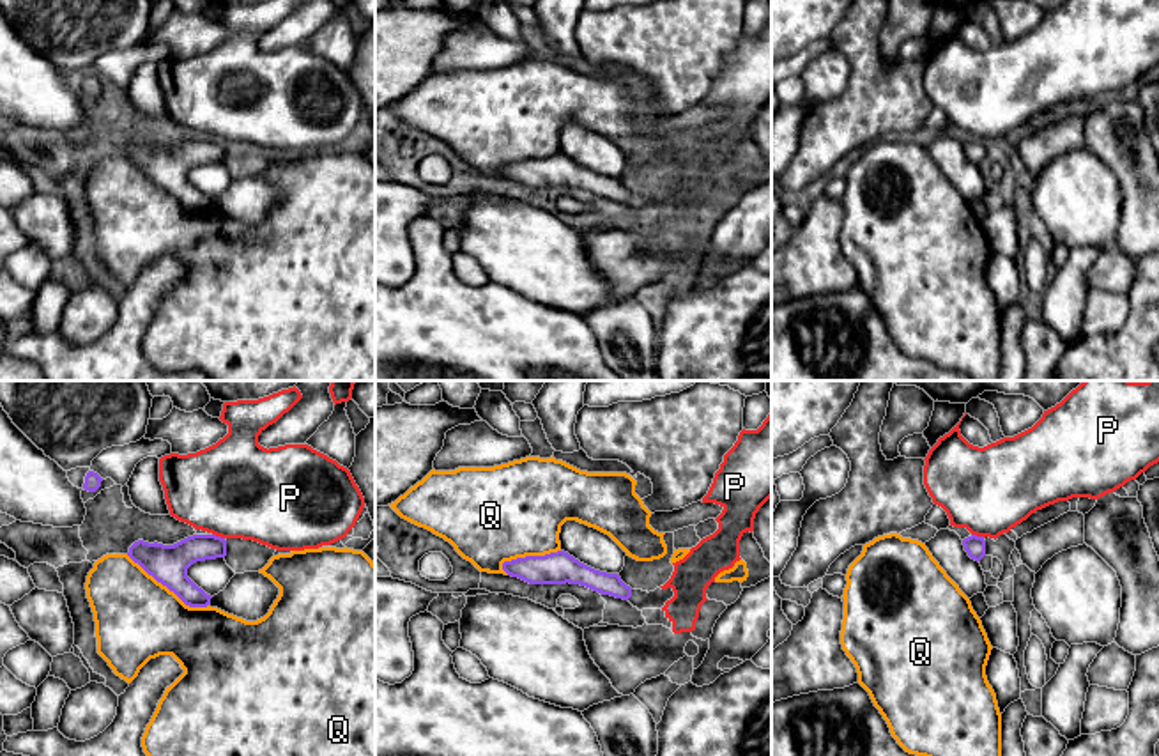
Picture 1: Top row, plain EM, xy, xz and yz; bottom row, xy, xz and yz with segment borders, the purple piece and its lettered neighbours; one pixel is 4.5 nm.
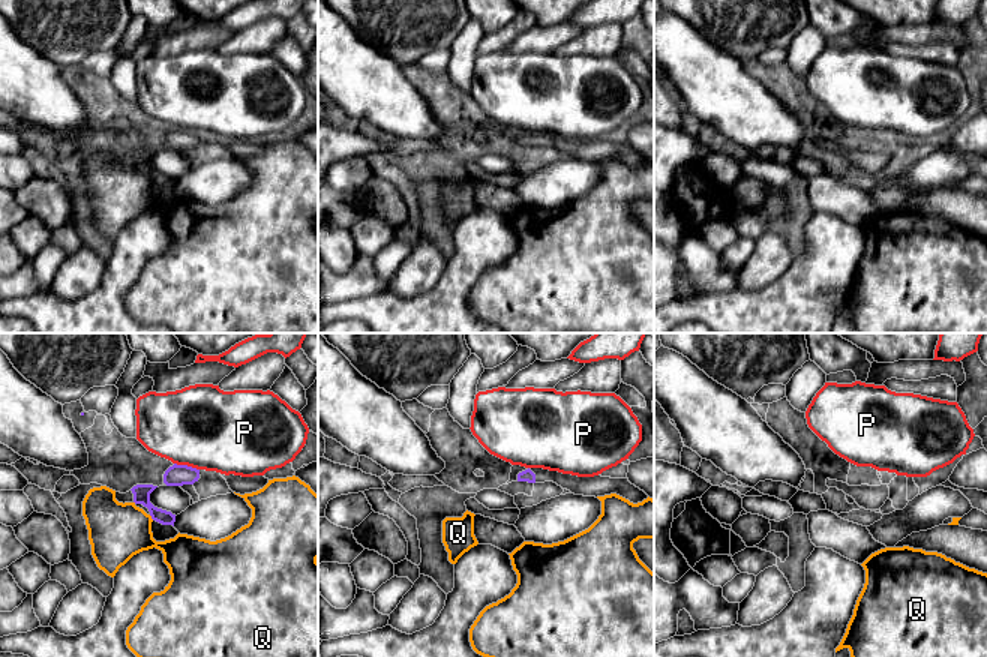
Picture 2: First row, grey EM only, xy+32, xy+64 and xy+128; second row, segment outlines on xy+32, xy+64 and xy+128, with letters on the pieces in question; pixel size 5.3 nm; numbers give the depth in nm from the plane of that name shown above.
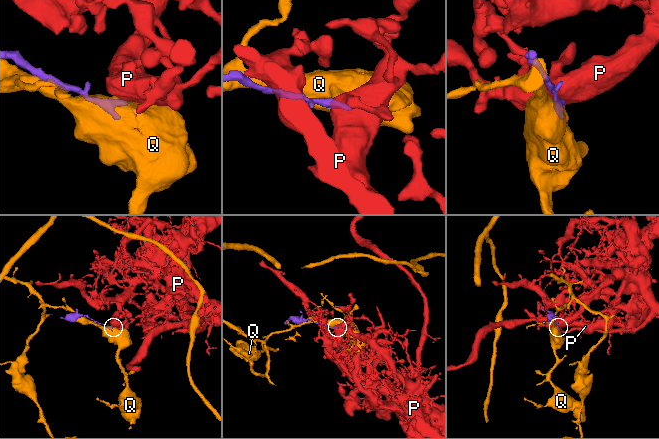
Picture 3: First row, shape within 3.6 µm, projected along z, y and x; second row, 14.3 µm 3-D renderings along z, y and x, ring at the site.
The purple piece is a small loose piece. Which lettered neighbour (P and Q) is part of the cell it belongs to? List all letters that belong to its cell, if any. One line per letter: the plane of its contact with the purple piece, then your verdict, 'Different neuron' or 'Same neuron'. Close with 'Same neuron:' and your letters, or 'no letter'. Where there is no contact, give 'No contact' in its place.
P: Touches purple in yz. Different neuron
Q: Touches purple in xy. Different neuron
Same neuron: no letter

